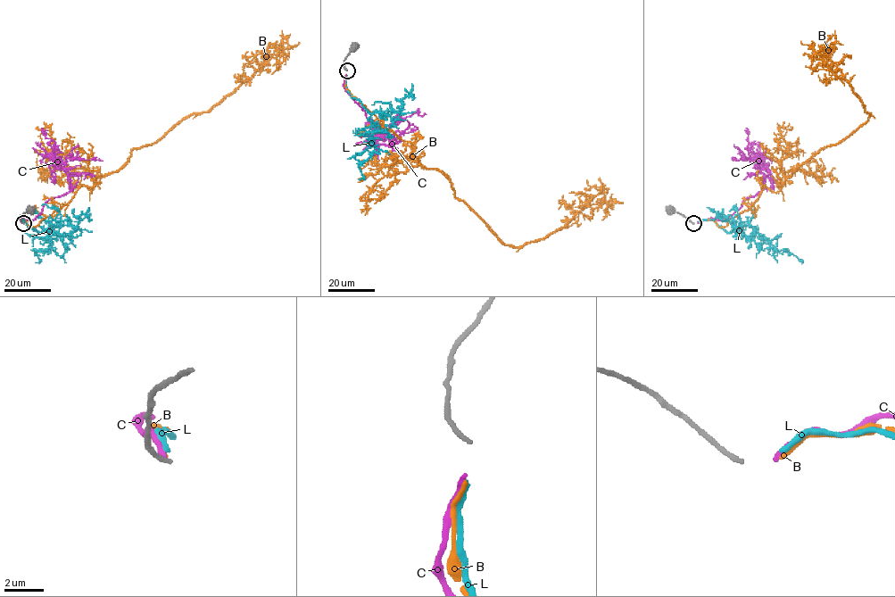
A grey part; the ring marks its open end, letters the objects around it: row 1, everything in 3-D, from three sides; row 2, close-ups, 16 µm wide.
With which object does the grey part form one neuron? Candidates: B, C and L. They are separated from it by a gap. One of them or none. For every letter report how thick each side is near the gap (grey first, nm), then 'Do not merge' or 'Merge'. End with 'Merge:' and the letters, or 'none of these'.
B: Thickness 240 nm (grey) against 200 nm. Do not merge
C: Thickness 240 nm (grey) against 280 nm. Do not merge
L: Thickness 240 nm (grey) against 280 nm. Do not merge
Merge: none of these

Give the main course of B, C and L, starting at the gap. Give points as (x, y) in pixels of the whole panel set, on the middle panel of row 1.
B: (346, 74), (352, 96), (505, 244), (542, 240), (603, 193), (605, 211)
C: (346, 74), (343, 88), (366, 117), (401, 140), (390, 145), (384, 134), (391, 124), (414, 113), (426, 113)
L: (346, 74), (346, 87), (370, 114), (375, 129), (374, 151), (359, 167), (362, 175), (359, 179)

